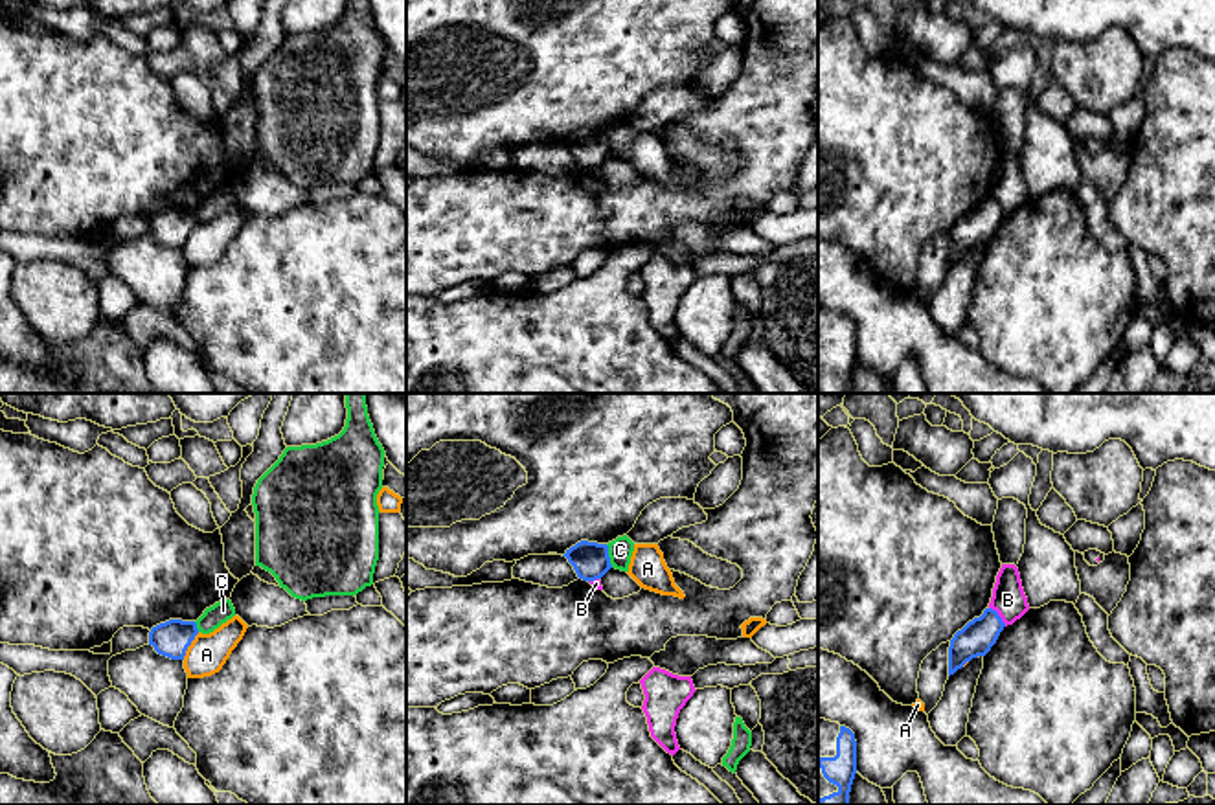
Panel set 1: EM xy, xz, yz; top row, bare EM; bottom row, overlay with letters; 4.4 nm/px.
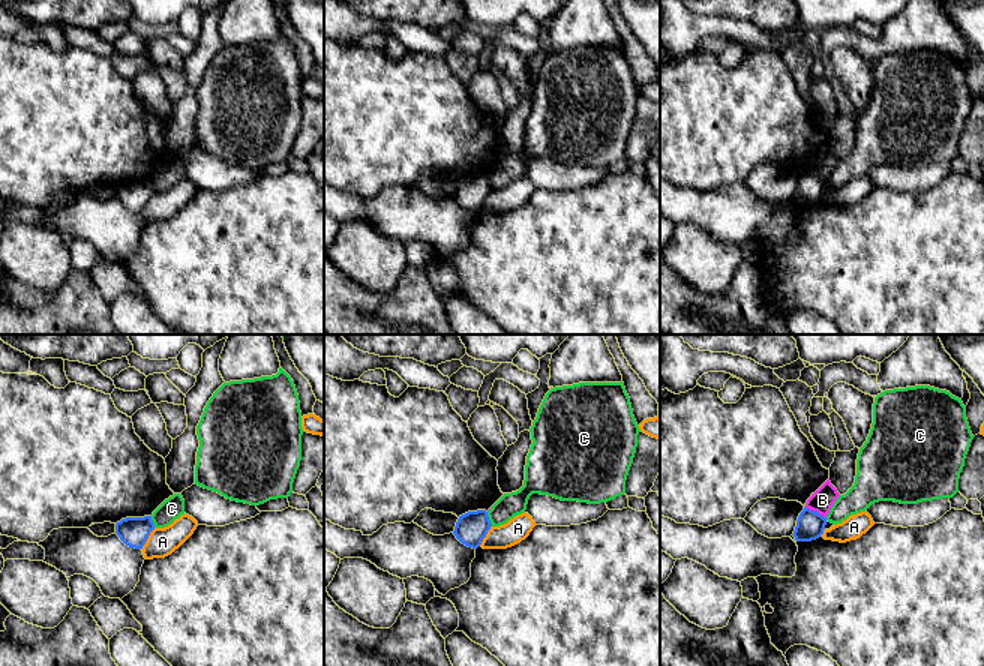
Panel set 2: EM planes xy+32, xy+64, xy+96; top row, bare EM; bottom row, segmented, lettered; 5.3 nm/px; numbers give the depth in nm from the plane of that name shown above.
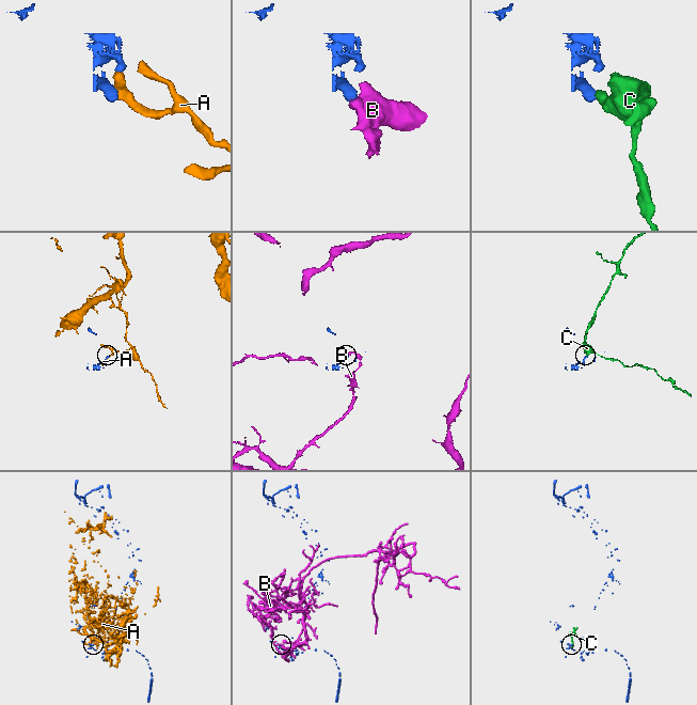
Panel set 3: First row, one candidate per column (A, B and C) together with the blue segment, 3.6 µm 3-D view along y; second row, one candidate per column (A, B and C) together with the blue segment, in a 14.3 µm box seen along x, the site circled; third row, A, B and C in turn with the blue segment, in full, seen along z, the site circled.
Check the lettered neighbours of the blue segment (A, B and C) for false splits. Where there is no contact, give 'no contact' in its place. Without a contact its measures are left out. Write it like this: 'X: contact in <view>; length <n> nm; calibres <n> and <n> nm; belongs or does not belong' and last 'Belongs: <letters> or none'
A: contact in xy; length 140 nm; calibres 160 and 170 nm; does not belong
B: contact in yz; length 120 nm; calibres 150 and 150 nm; does not belong
C: contact in xz; length 110 nm; calibres 160 and 110 nm; does not belong
Belongs: none

